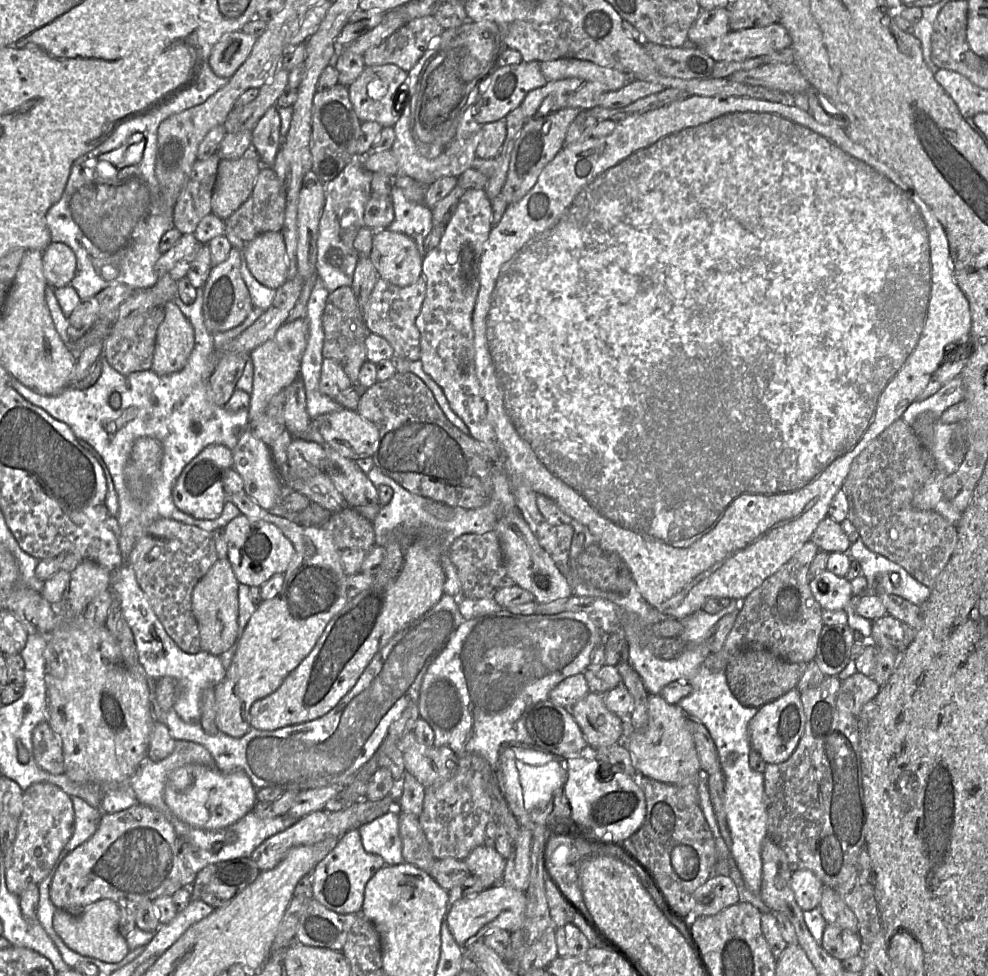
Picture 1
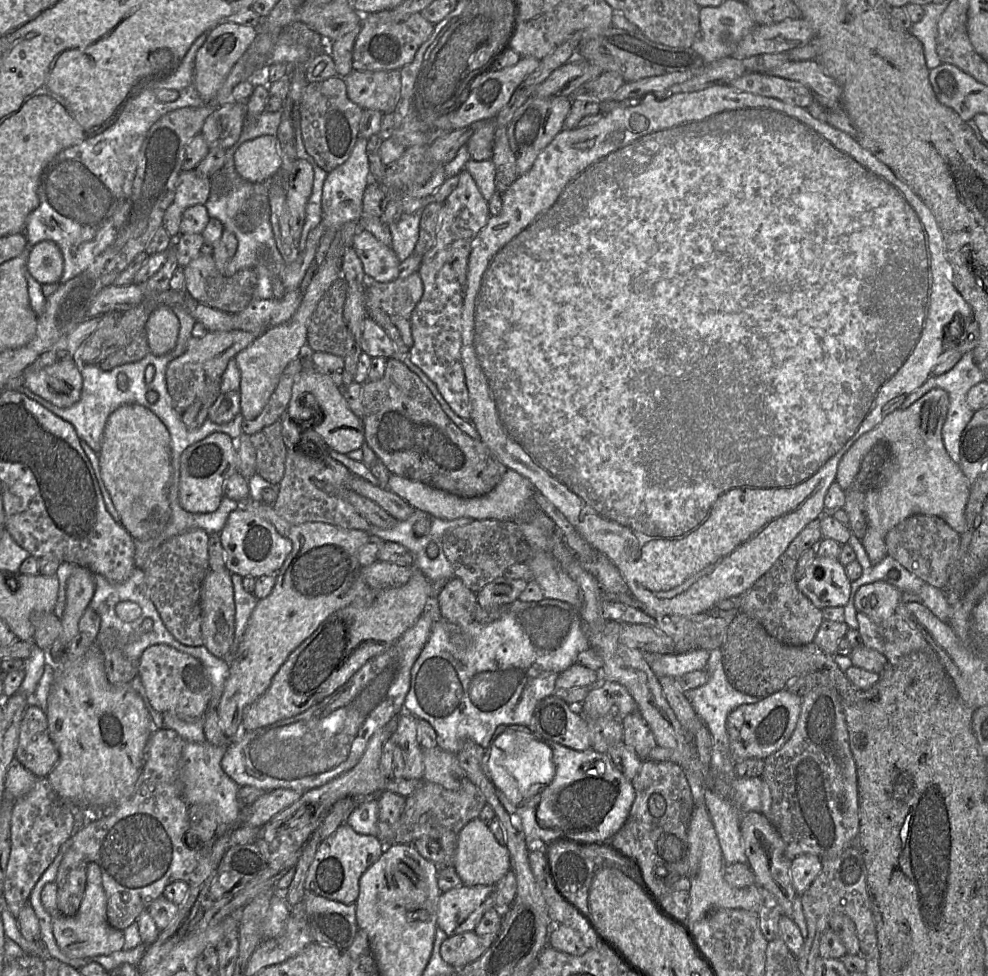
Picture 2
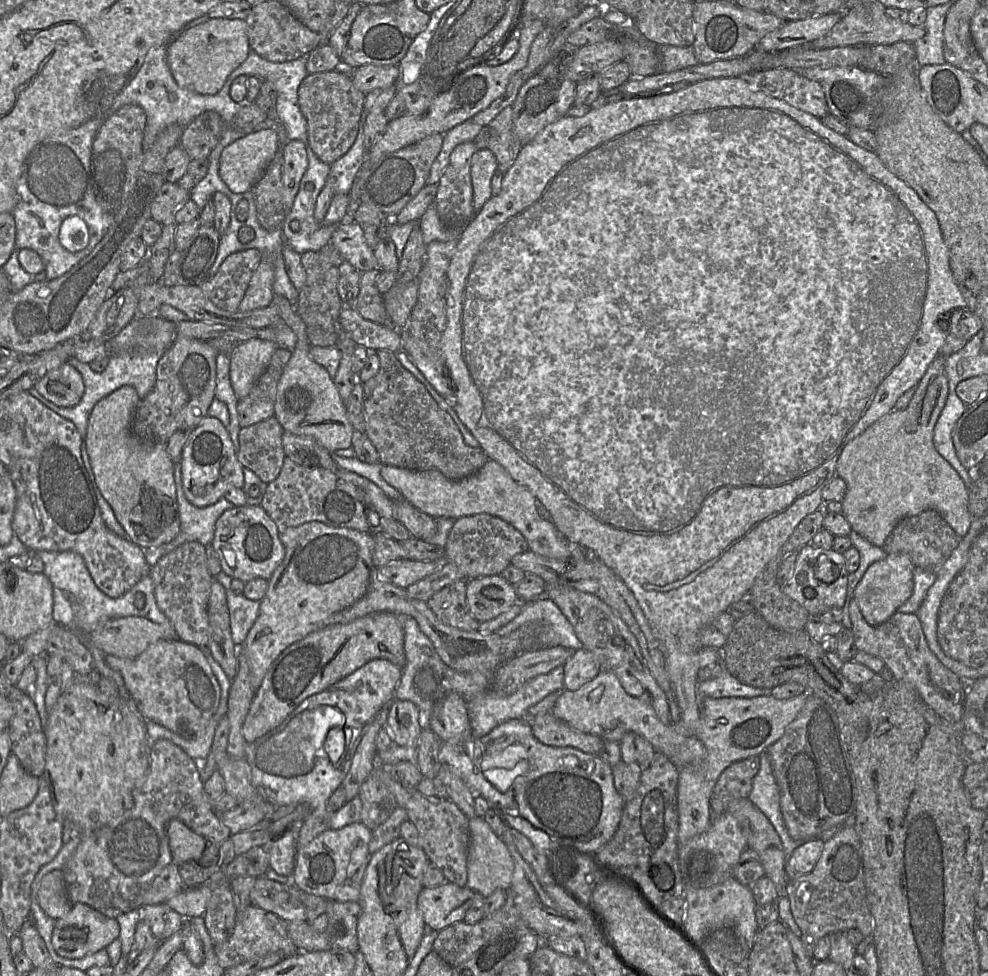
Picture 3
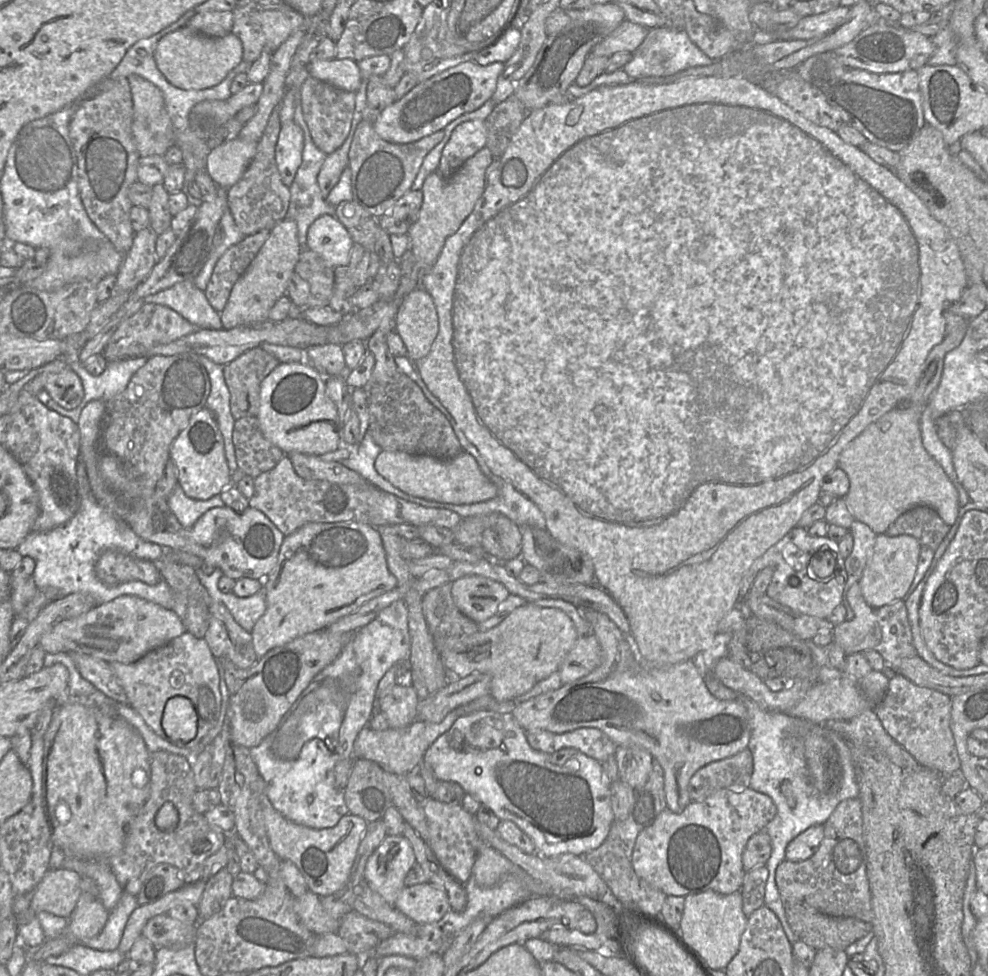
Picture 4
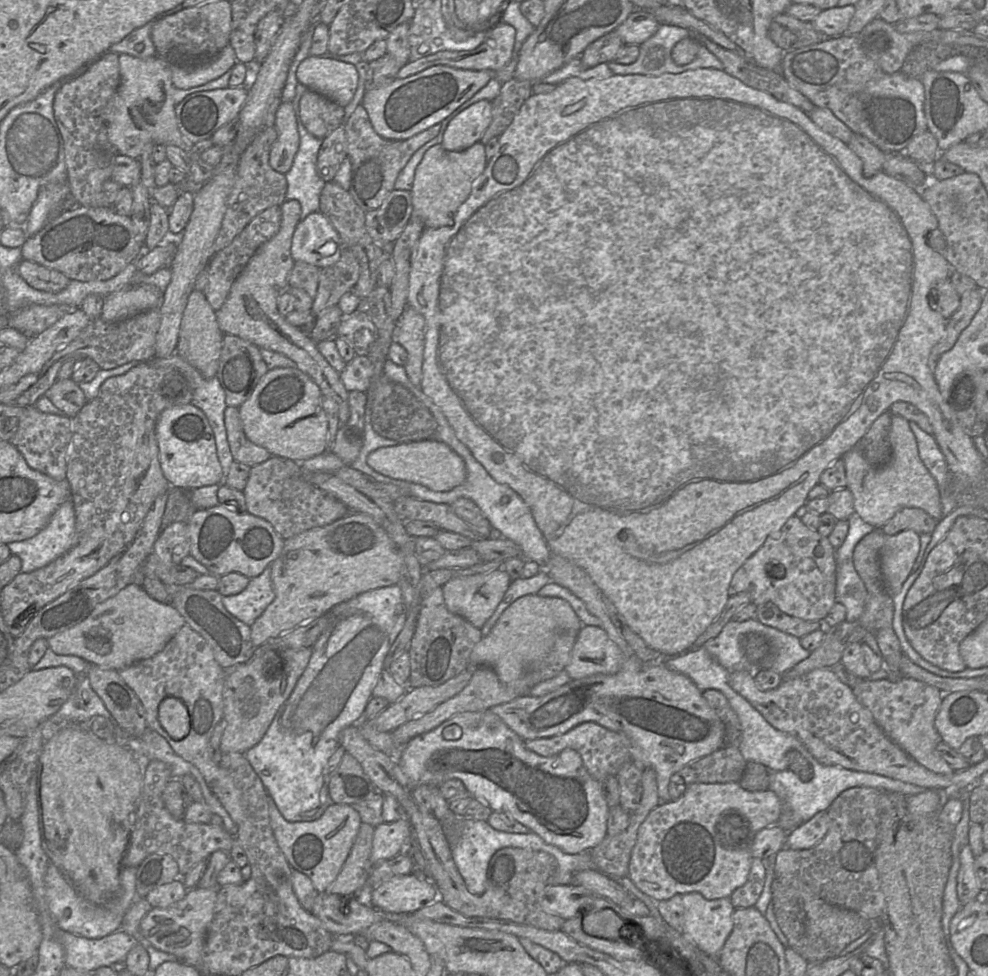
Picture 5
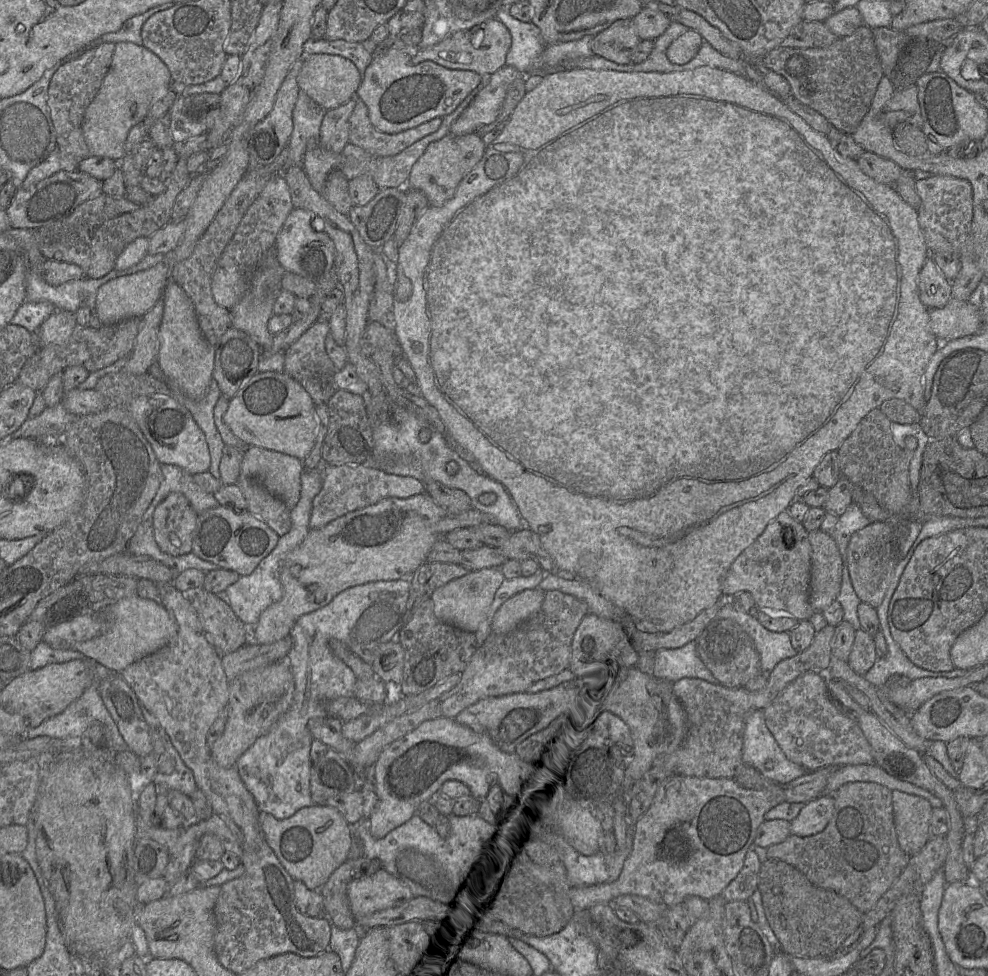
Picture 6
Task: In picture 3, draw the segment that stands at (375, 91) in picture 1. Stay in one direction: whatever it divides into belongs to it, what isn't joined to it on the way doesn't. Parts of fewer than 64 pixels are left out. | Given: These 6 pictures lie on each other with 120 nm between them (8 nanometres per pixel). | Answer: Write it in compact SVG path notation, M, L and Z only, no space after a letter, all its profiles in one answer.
M363 65L349 72L354 86L367 94L378 88L395 87L399 76L397 65Z

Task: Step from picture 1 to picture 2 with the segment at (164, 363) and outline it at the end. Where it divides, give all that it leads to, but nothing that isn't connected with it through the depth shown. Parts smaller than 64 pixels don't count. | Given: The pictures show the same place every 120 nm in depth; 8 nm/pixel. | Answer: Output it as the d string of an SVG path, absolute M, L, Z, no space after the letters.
M158 306L148 319L144 332L150 352L154 355L167 355L176 347L180 322L173 309Z

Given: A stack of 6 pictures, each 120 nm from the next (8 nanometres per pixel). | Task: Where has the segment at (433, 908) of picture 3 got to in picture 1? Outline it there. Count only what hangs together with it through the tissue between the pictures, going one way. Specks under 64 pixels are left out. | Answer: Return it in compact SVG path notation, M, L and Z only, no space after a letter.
M498 883L474 896L462 898L449 906L445 920L456 942L468 945L483 939L495 929L509 933L519 929L525 918L527 897L525 891L517 890L504 883Z

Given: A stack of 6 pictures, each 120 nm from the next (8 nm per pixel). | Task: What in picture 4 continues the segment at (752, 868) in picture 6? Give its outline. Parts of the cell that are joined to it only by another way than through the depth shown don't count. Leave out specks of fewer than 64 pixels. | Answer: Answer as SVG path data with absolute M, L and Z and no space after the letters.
M765 865L757 866L746 872L741 887L742 910L746 917L764 905L765 886L768 869Z

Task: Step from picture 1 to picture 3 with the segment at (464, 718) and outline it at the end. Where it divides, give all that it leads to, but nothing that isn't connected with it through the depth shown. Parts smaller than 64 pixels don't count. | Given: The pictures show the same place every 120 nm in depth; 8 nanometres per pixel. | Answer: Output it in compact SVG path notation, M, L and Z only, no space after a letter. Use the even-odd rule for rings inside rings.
M539 597L523 603L522 611L511 622L496 631L499 635L508 635L527 623L540 626L539 646L551 648L561 646L578 650L583 648L573 626L560 608L549 598ZM405 615L406 639L404 643L404 651L406 656L406 666L403 669L401 679L395 692L395 699L408 700L416 704L420 711L431 713L434 706L445 697L448 693L456 692L463 697L466 702L468 715L472 727L472 735L475 737L483 737L487 735L497 725L510 720L525 718L527 710L536 703L543 700L546 696L554 691L564 689L564 664L559 665L546 674L538 675L525 682L513 694L508 696L499 696L491 689L491 682L494 671L472 671L459 672L446 665L438 653L436 652L431 640L420 630L415 619Z

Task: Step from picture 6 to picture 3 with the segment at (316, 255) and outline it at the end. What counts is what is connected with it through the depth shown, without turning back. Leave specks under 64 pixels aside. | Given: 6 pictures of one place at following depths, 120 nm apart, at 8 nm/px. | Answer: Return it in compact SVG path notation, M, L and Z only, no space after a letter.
M358 223L336 226L330 243L338 249L345 261L360 272L378 270L378 262L365 239L363 228Z

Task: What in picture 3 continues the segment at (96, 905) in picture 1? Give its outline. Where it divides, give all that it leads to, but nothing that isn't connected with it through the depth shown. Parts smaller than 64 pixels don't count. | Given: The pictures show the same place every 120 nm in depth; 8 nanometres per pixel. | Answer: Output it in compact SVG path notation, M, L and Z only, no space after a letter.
M77 903L66 916L56 920L52 944L57 955L74 960L105 950L119 936L120 928L115 919L103 915L86 904Z

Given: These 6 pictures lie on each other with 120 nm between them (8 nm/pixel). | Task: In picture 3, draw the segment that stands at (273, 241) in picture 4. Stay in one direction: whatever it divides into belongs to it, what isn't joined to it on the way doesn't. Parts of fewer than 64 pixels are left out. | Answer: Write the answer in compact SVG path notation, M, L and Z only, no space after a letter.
M262 259L254 271L238 311L246 312L268 307L274 300L272 290L274 271L272 265Z

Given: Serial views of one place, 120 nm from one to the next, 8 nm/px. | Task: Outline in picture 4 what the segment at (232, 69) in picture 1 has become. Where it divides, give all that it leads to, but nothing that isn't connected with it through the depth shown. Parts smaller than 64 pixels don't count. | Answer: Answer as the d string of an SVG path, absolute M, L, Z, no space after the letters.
M185 26L163 36L155 47L158 69L169 83L183 90L202 90L218 85L242 60L242 42L232 32L212 38Z

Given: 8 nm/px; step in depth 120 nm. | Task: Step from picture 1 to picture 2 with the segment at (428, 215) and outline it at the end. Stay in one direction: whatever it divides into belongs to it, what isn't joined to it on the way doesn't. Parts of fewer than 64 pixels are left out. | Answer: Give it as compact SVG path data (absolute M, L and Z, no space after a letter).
M422 211L403 214L399 220L390 224L392 249L401 261L410 257L414 252L419 238L421 217Z

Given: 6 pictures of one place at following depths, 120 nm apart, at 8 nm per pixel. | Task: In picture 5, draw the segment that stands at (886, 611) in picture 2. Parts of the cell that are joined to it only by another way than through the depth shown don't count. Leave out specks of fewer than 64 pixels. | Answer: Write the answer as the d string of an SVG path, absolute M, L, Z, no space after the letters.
M904 530L895 535L885 535L880 550L880 568L885 592L891 596L902 589L912 573L920 551L920 537L913 530Z

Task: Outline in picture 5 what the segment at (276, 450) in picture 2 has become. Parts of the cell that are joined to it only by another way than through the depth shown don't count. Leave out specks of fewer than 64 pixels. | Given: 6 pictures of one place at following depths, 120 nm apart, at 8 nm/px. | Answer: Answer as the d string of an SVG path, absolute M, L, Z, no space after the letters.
M231 406L226 407L224 423L229 447L235 461L251 468L267 461L273 456L267 449L254 444L246 437L238 408Z

